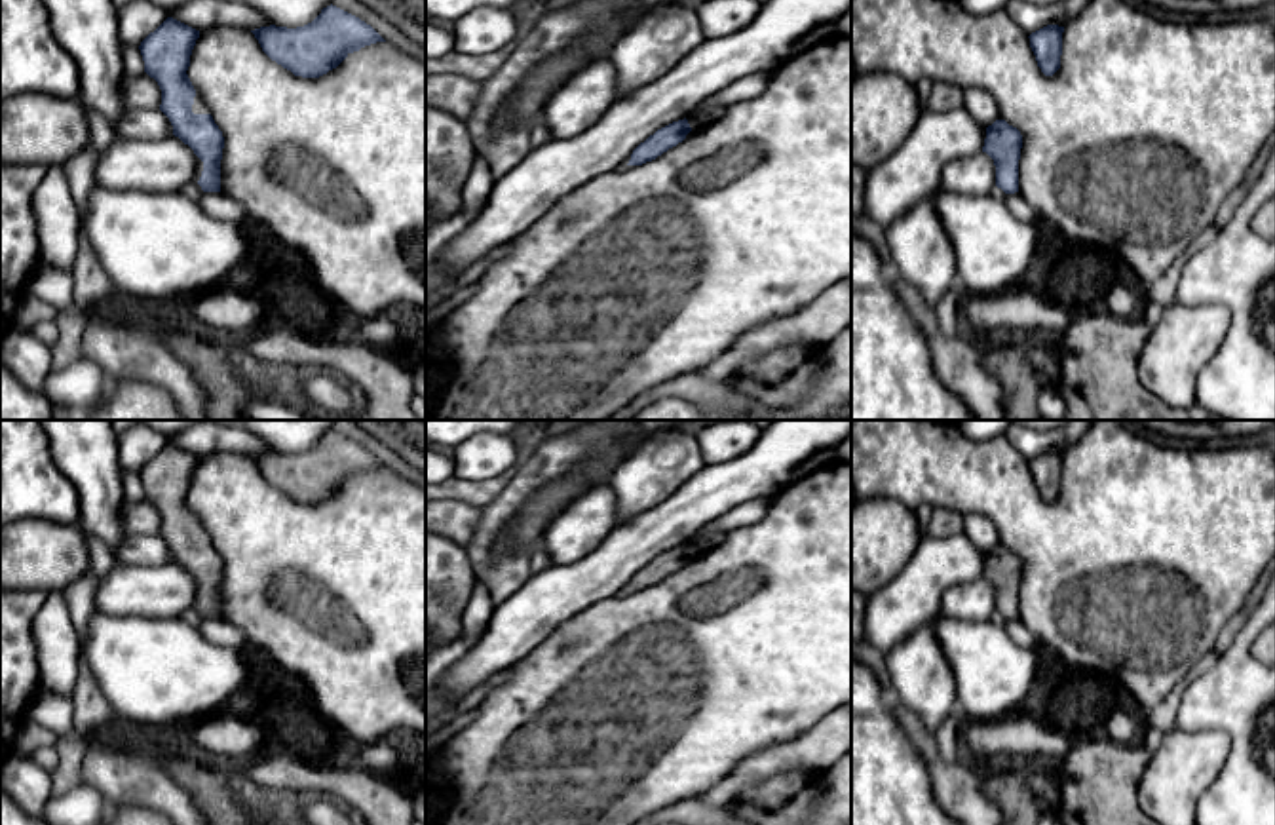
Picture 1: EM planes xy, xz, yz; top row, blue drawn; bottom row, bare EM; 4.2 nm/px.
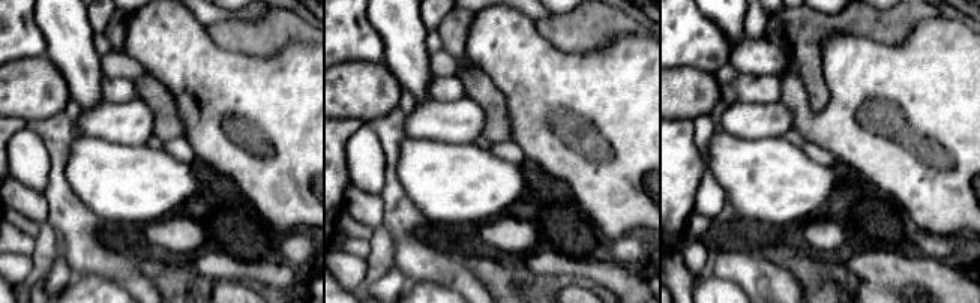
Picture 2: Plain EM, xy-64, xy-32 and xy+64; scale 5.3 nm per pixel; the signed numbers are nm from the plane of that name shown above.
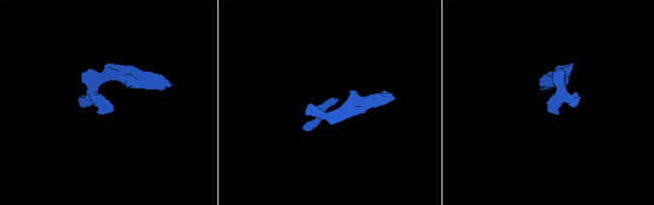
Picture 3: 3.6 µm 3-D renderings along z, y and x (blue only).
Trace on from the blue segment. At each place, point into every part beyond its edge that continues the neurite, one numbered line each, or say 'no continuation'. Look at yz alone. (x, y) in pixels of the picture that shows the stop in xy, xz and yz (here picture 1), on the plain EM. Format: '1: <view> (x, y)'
no continuation

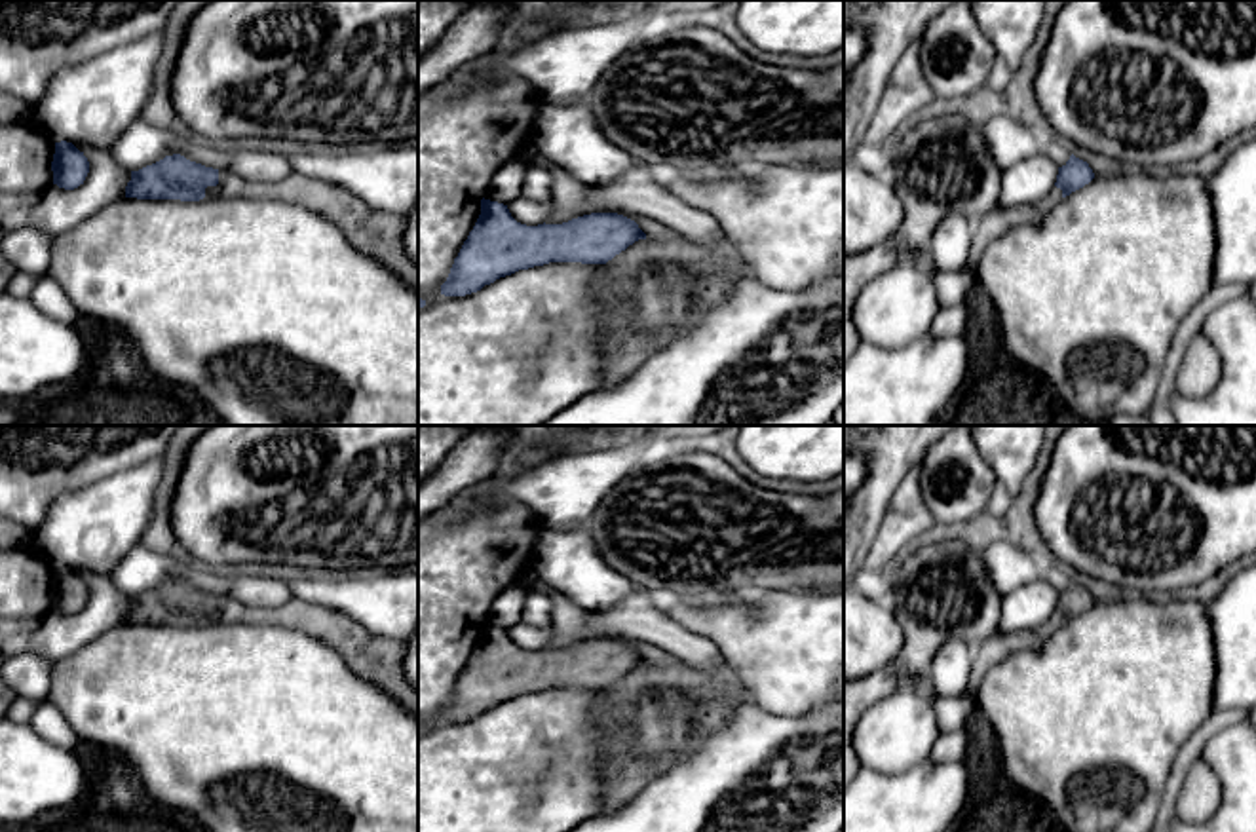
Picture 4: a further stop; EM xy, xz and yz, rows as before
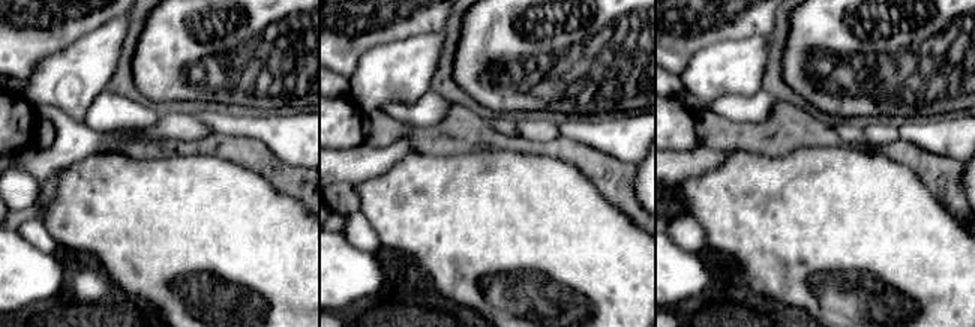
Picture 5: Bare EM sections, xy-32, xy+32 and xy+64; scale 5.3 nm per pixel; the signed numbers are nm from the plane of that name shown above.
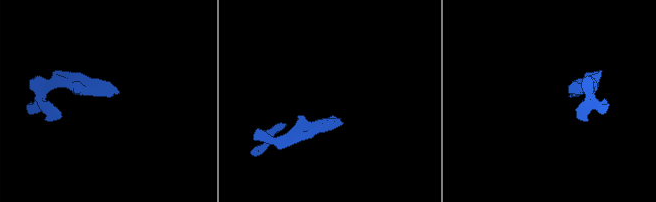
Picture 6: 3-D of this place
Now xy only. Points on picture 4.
1: xy (379, 660)

